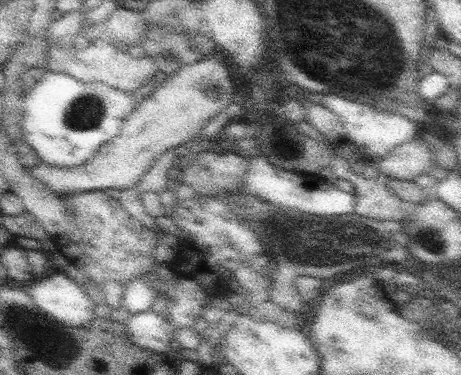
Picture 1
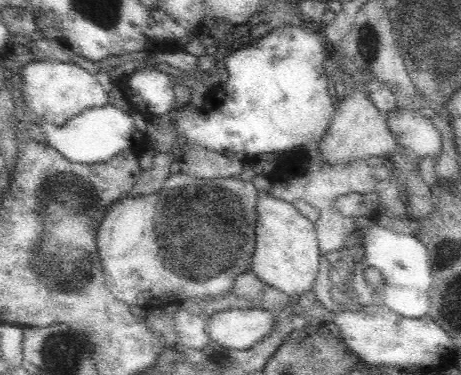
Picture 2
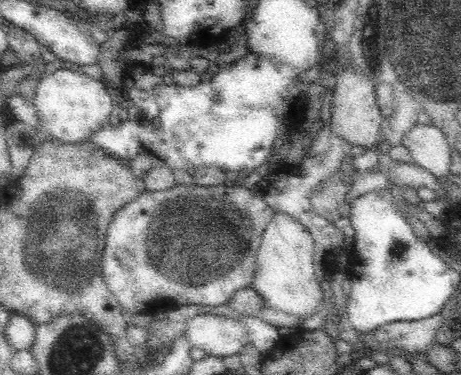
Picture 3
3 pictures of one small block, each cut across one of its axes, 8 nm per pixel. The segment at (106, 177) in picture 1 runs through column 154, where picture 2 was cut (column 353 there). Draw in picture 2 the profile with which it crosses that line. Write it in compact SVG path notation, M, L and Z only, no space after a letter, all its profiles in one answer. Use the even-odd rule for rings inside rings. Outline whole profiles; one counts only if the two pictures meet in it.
M360 86L354 92L346 94L344 100L338 102L334 118L326 134L318 142L322 160L328 166L350 166L352 162L366 162L372 156L388 158L396 150L396 146L398 142L388 128L388 116L376 110L374 102L368 98L368 94Z

